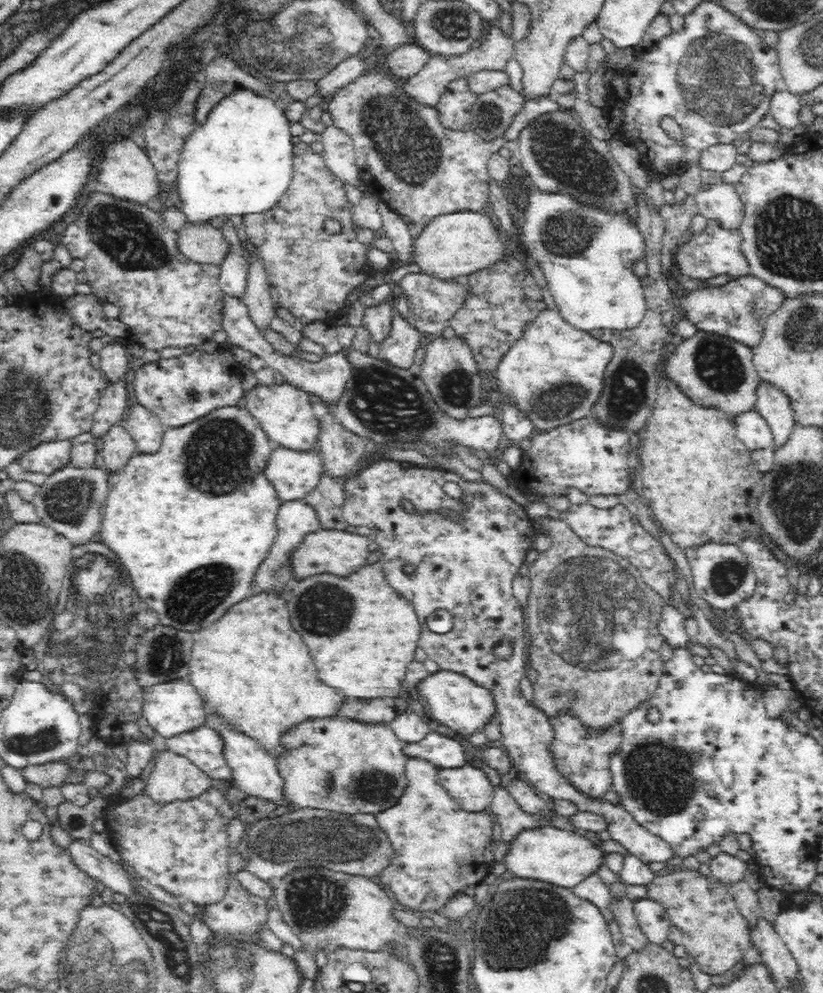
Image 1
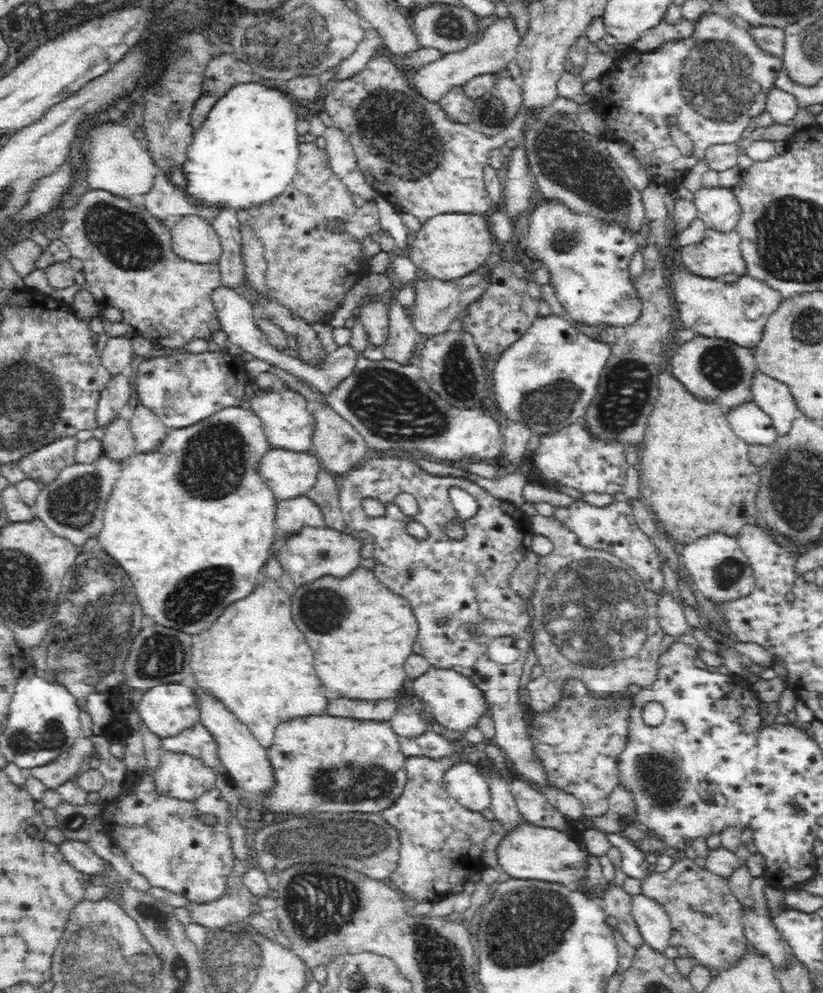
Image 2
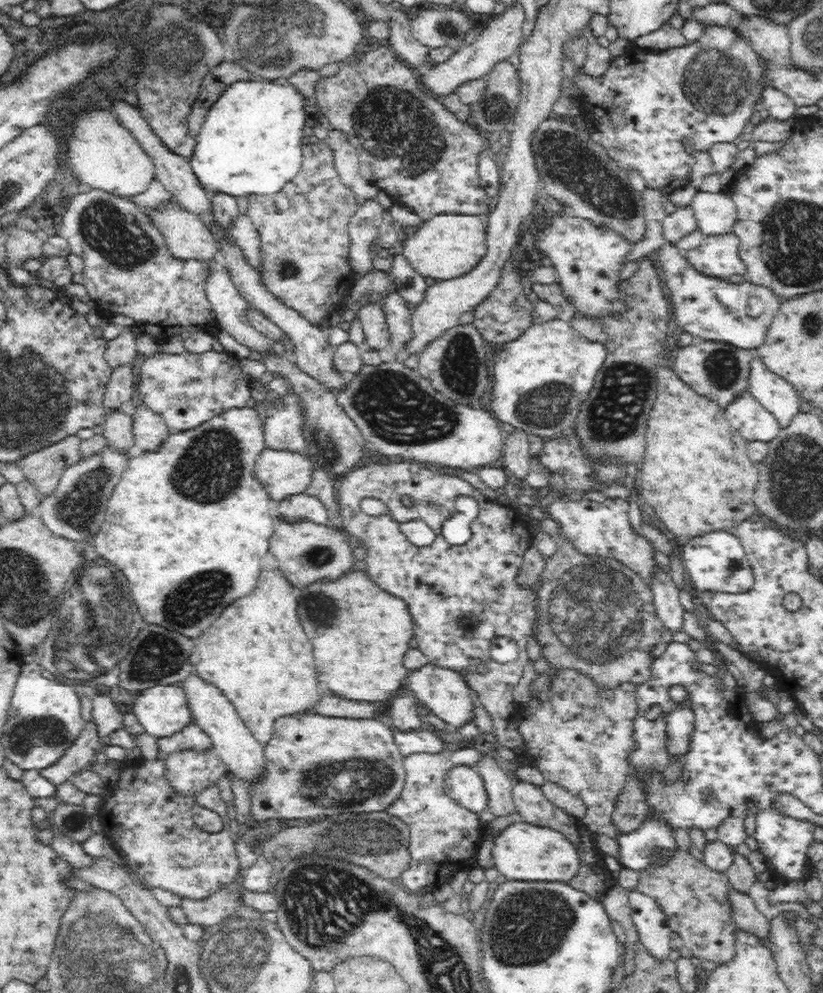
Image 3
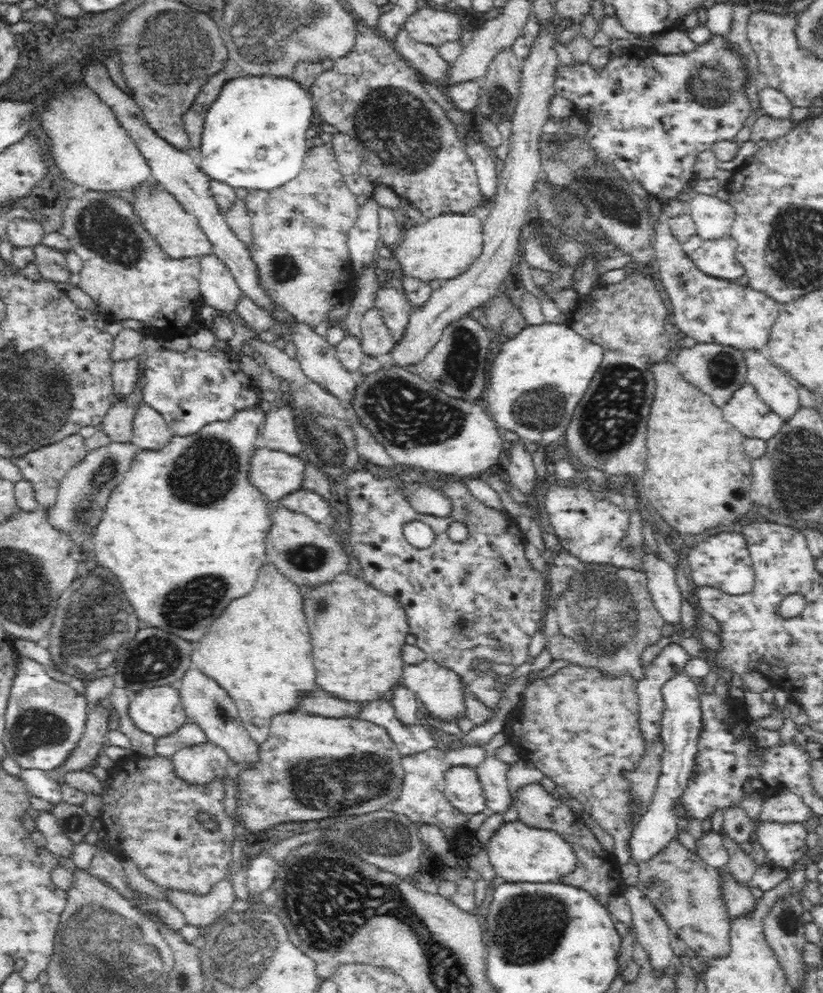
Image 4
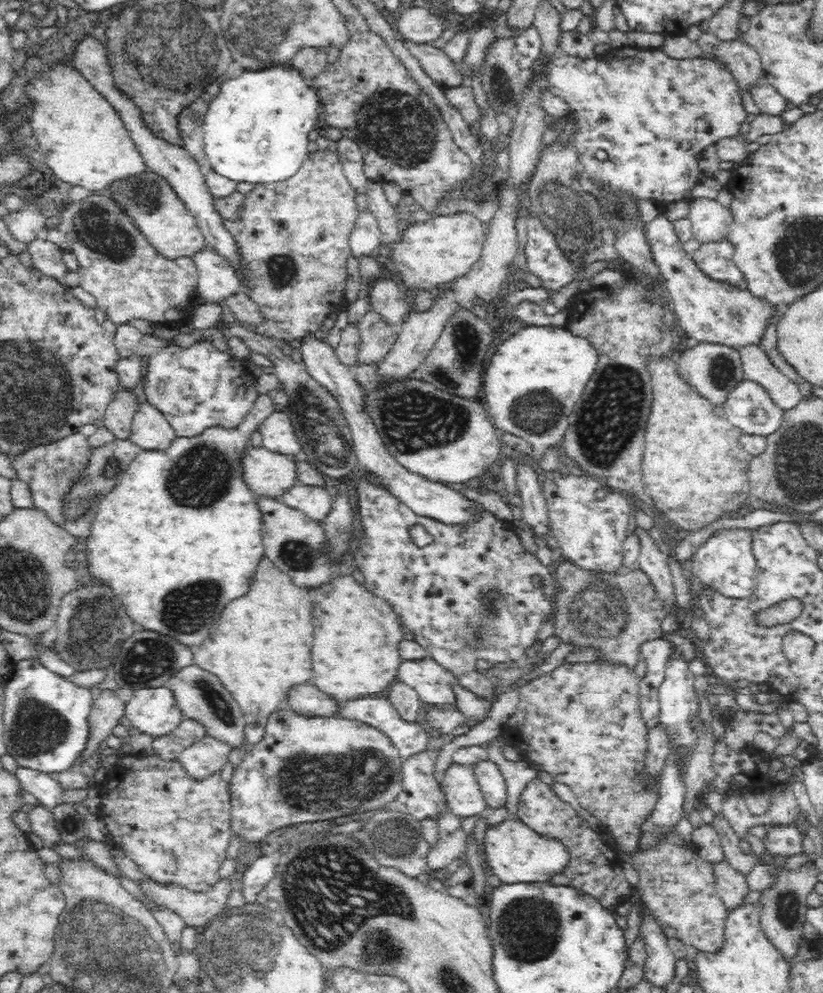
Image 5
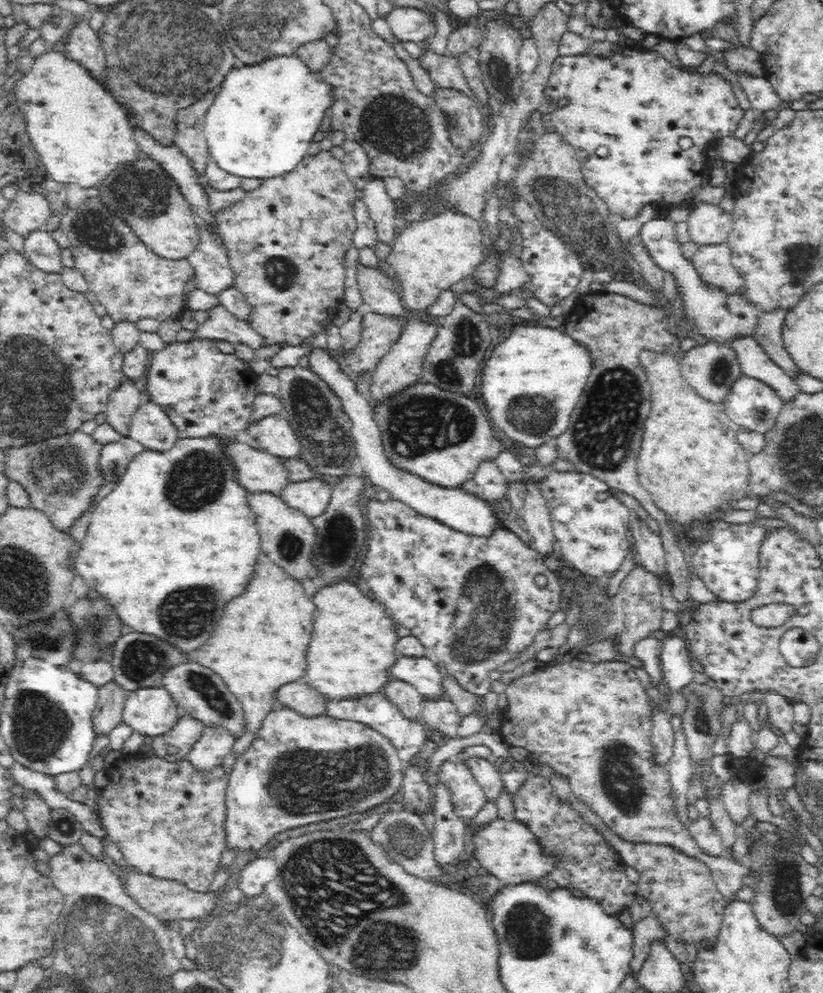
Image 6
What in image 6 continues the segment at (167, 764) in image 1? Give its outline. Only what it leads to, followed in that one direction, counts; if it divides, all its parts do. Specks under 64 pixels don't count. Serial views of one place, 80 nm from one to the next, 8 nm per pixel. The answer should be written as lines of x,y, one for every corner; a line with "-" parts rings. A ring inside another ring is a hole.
206,725
200,740
185,758
190,759
198,769
211,769
220,765
226,754
233,750
237,738
224,725

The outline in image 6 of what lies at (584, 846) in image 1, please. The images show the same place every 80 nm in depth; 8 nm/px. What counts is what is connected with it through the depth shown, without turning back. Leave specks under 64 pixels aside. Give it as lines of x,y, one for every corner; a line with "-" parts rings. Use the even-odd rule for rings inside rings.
513,817
495,818
475,828
472,846
475,864
487,871
488,875
499,878
508,885
536,882
538,877
553,869
555,864
555,858
541,852
535,836
526,825

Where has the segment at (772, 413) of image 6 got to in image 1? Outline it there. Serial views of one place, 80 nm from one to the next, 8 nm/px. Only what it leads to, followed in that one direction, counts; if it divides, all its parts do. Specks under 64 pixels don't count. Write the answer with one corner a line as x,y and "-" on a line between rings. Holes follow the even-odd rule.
755,408
739,412
730,420
736,430
736,436
749,450
778,448
770,425

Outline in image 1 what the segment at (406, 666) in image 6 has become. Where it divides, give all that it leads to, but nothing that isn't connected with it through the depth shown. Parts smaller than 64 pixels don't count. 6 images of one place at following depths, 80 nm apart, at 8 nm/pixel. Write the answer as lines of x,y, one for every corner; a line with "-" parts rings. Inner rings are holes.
437,671
417,682
411,693
420,692
420,696
430,704
432,718
456,730
467,738
473,732
482,731
483,726
493,718
495,701
490,691
478,686
472,679
452,671

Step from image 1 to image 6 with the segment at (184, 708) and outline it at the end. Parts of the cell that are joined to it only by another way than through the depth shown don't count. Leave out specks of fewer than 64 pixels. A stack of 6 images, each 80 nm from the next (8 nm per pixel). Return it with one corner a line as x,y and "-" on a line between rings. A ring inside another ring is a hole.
162,686
132,687
124,701
122,723
134,732
155,737
168,732
180,715
174,699

